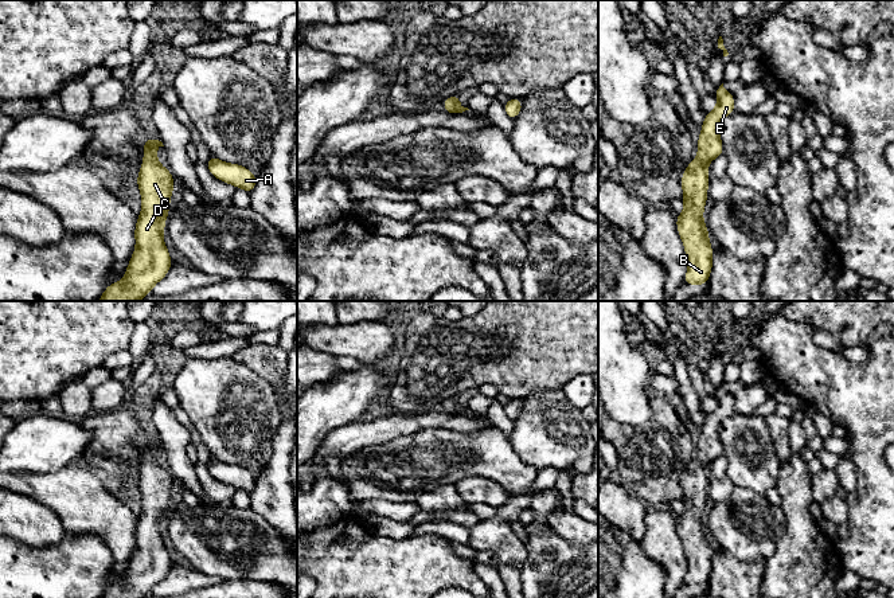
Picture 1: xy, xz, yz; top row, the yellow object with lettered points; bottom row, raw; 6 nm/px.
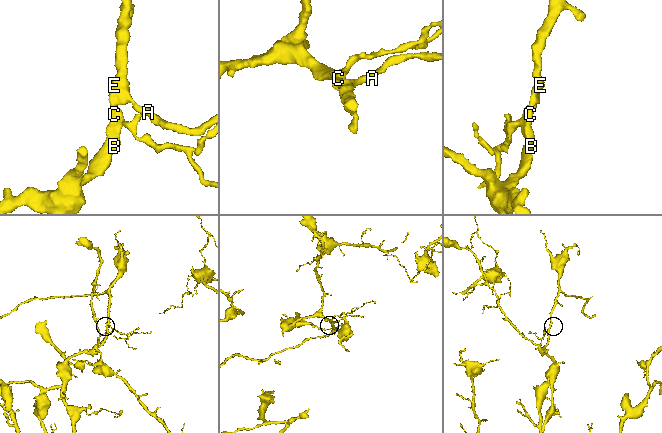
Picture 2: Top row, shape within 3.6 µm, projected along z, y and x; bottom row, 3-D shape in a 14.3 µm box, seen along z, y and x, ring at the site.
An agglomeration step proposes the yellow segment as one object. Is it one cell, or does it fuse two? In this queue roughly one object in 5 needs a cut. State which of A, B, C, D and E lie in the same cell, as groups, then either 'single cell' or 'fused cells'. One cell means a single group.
A B C D E; single cell

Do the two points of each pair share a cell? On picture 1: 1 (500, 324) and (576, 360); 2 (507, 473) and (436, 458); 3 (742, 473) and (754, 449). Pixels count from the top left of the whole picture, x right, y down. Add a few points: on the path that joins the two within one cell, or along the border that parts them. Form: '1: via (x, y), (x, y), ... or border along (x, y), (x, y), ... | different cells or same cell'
1: via (519, 332), (547, 332), (557, 342) | same cell
2: via (490, 458), (453, 458) | same cell
3: via (746, 468), (752, 462), (752, 454) | same cell

